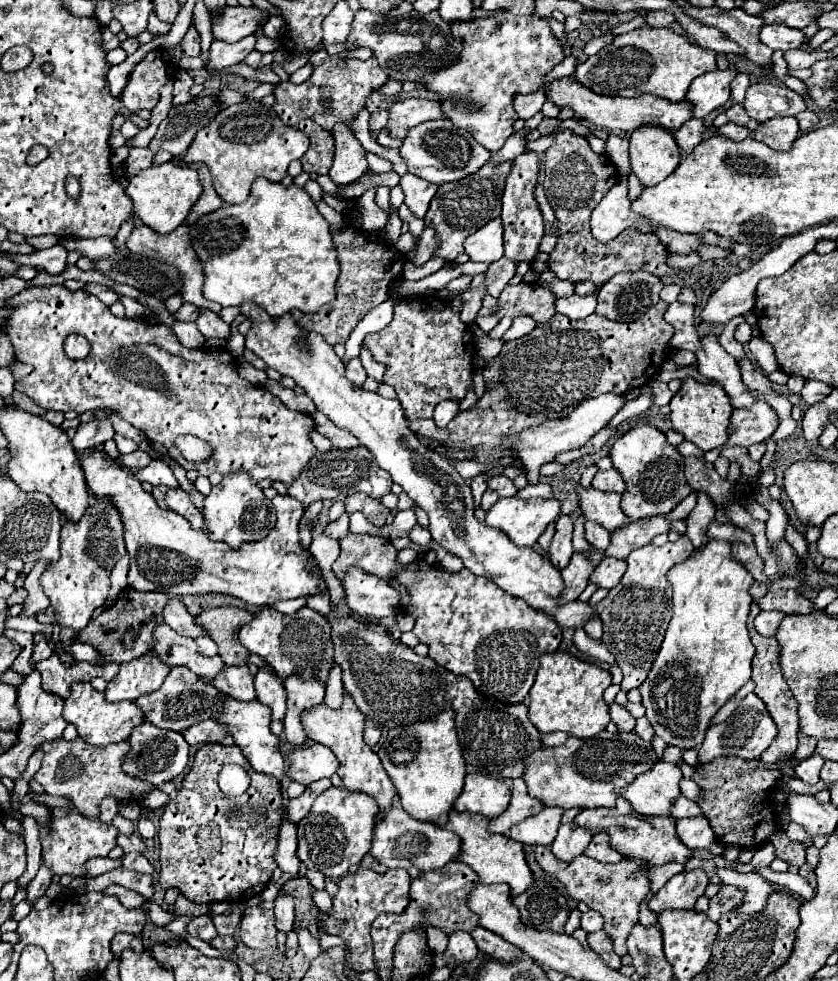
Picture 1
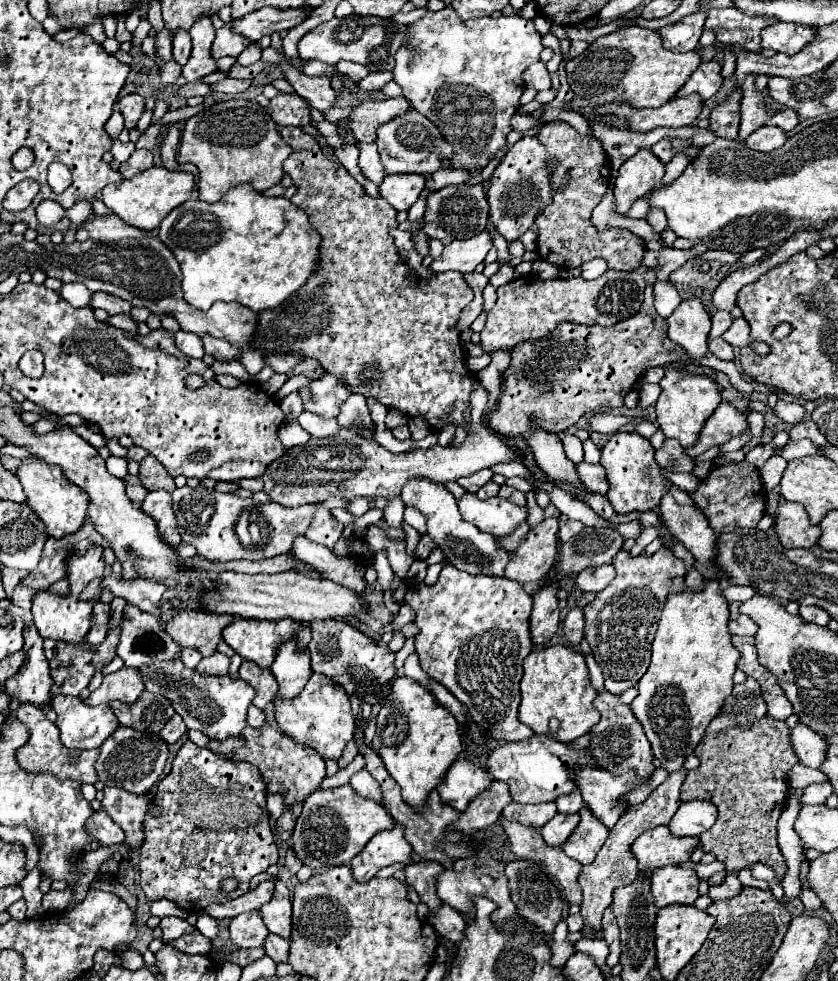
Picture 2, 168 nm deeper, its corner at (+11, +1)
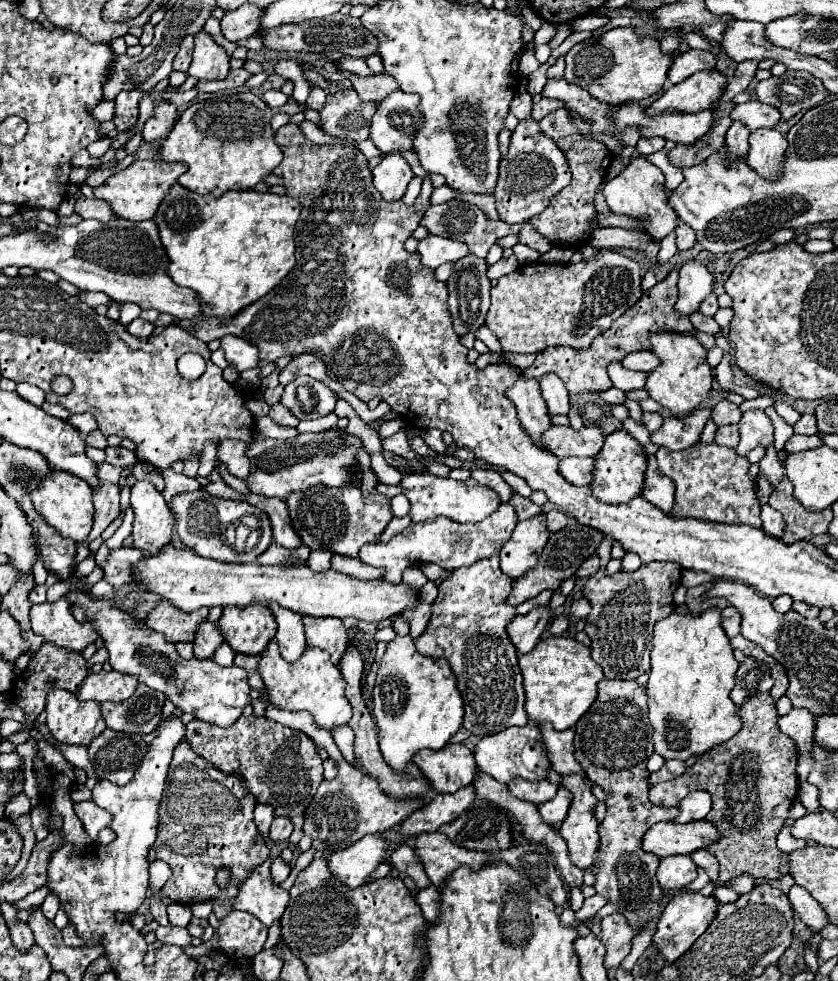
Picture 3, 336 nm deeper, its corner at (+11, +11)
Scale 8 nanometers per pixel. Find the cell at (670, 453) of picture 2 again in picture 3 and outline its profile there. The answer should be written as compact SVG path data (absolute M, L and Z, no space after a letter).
M644 412L644 424L650 434L656 434L660 430L662 420L664 420L664 416L660 412Z

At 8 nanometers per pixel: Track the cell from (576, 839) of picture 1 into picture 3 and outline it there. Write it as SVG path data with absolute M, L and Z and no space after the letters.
M560 788L556 798L538 806L538 812L540 812L540 816L544 818L546 824L554 826L554 824L560 824L564 820L564 816L568 814L570 804L572 804L572 794L566 788Z

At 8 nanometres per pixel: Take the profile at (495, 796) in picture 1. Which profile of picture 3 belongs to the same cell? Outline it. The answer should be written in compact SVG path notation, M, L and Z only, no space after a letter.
M448 744L448 748L442 750L424 750L414 762L440 794L454 794L472 784L478 774L474 754L464 744Z

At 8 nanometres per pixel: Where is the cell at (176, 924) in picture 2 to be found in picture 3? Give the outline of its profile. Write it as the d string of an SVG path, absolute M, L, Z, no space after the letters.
M152 896L150 898L150 914L160 922L160 926L168 926L168 914L166 914L166 904L162 902L160 896Z

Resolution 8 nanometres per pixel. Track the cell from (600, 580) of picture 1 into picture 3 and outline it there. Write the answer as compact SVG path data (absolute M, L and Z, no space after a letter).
M594 554L594 556L590 556L590 558L578 568L576 576L580 576L580 578L588 578L588 576L592 576L598 568L600 568L600 558Z

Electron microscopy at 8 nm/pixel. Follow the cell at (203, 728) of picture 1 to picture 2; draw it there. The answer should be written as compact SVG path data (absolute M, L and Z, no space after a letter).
M172 716L172 718L168 720L168 724L164 726L164 730L162 730L162 738L164 738L168 744L172 744L172 742L178 742L180 736L186 734L186 730L188 730L188 728L184 726L182 718L180 718L180 716Z

